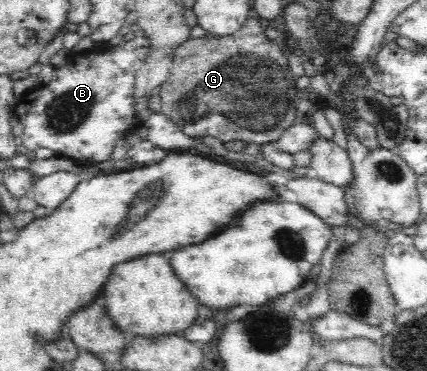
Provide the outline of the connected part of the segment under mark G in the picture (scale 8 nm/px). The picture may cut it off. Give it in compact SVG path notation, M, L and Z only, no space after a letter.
M247 18L235 33L228 36L190 37L176 49L171 73L166 77L165 83L159 85L162 114L185 133L185 125L199 123L201 119L219 113L227 121L231 121L237 131L243 131L231 133L231 139L259 145L277 142L295 121L296 106L302 95L295 86L295 78L285 57L278 42L265 36L261 23L255 18Z

